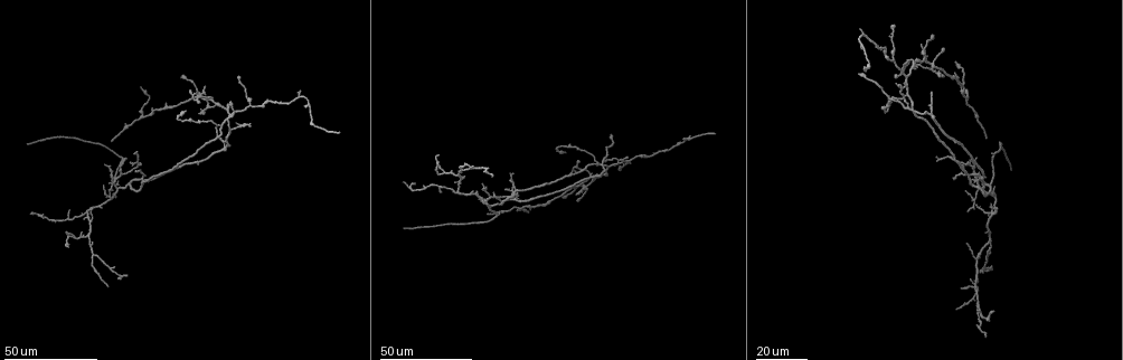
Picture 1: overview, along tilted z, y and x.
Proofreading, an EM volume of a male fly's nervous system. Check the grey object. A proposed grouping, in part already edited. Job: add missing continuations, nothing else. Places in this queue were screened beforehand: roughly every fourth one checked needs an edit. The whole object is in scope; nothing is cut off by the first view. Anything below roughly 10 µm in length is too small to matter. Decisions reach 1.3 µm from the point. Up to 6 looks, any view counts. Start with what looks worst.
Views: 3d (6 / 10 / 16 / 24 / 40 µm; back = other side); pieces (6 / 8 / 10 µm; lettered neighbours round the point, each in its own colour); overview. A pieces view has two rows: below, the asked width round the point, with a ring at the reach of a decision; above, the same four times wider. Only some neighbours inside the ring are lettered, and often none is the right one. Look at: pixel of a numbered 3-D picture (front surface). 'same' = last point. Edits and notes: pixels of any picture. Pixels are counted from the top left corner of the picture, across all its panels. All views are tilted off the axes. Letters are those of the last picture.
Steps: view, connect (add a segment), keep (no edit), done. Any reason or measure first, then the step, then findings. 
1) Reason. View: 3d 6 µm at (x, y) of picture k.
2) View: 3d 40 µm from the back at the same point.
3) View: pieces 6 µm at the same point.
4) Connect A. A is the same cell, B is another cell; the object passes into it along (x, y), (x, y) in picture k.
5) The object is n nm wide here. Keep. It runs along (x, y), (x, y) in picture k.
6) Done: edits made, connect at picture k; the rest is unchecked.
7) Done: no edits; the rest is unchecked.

Branch stops here. View: 3d 24 µm at (716, 133) of picture 1.

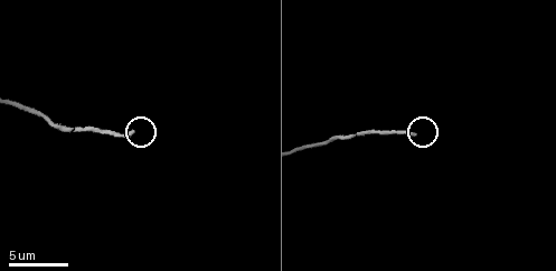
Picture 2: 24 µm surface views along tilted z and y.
See the neighbours. View: pieces 8 µm at (412, 134) of picture 2.

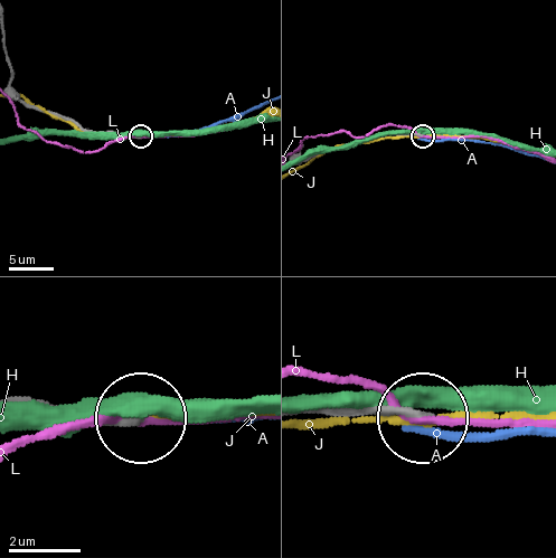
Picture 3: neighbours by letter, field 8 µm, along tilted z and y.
Keep. A, H, J and L are other cells; it runs along (307, 415), (420, 415) in picture 3; no lettered segment goes on from it.

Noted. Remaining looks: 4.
View: 3d 40 µm at (984, 138) of picture 1.

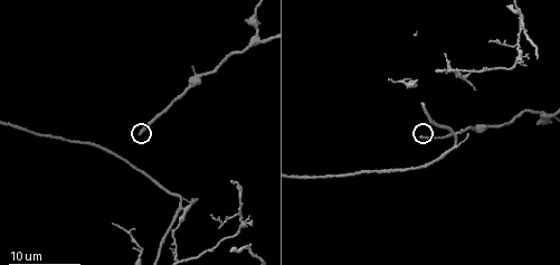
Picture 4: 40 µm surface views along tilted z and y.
View: pieces 8 µm at (419, 135) of picture 4.

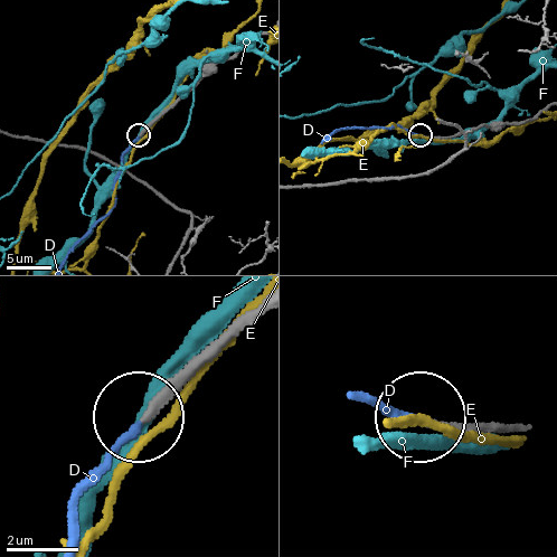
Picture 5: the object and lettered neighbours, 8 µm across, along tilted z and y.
Connect D. D is the same cell, E and F are other cells; the object passes into it along (233, 319), (141, 415), (77, 504), (75, 539) in picture 5; the neuron continues.

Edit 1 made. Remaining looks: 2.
Done: edits made, connect at picture 5; the rest is unchecked.

